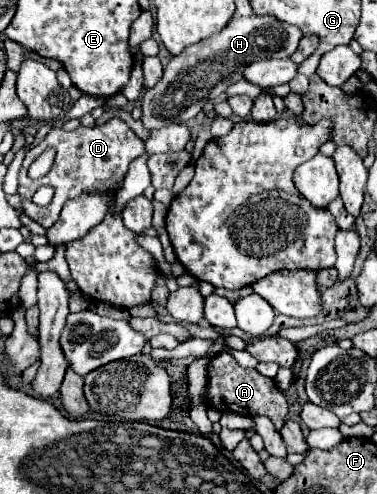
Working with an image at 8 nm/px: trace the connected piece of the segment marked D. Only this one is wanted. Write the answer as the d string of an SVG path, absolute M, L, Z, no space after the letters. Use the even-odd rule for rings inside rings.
M113 117L109 119L105 125L95 125L95 127L77 127L75 131L65 131L61 127L55 127L49 131L49 135L45 137L45 141L31 149L25 159L23 159L23 167L21 167L21 173L19 173L19 195L23 197L23 205L25 205L25 213L37 221L39 225L43 225L45 229L49 229L57 219L59 219L59 213L63 209L63 205L69 201L69 199L77 199L79 195L91 195L91 193L107 193L107 195L117 195L121 185L123 185L123 179L127 175L127 169L129 169L129 163L135 161L137 157L141 157L145 153L145 141L141 141L133 131L131 127L119 119L119 117ZM53 147L57 153L55 153L55 161L53 161L53 167L51 171L43 177L43 179L29 179L27 175L27 169L29 165L45 151ZM43 185L51 185L55 189L55 195L53 195L53 201L47 205L47 207L41 207L41 205L35 205L31 201L31 197L35 195L35 191Z

